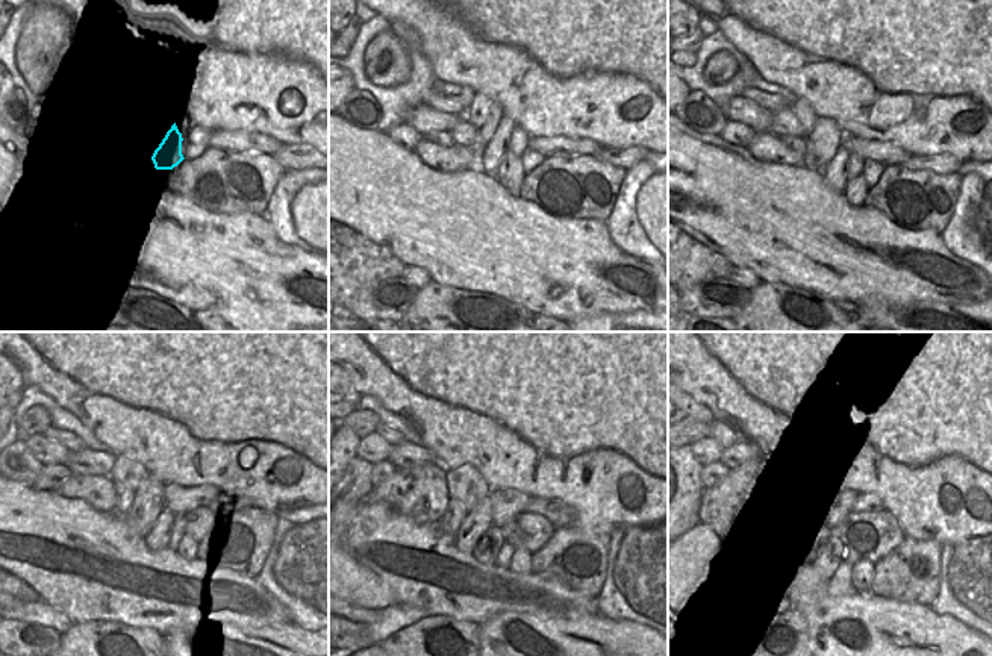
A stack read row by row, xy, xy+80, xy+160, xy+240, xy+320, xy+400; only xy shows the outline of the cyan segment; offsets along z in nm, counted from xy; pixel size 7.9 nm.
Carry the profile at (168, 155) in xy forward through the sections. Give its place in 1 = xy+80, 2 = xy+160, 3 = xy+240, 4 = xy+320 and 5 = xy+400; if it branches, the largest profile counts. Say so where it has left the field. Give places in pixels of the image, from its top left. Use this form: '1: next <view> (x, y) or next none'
1: next xy+80 (511, 173)
2: next xy+160 (856, 188)
3: next xy+240 (187, 549)
4: next xy+320 (521, 561)
5: next xy+400 (862, 570)

